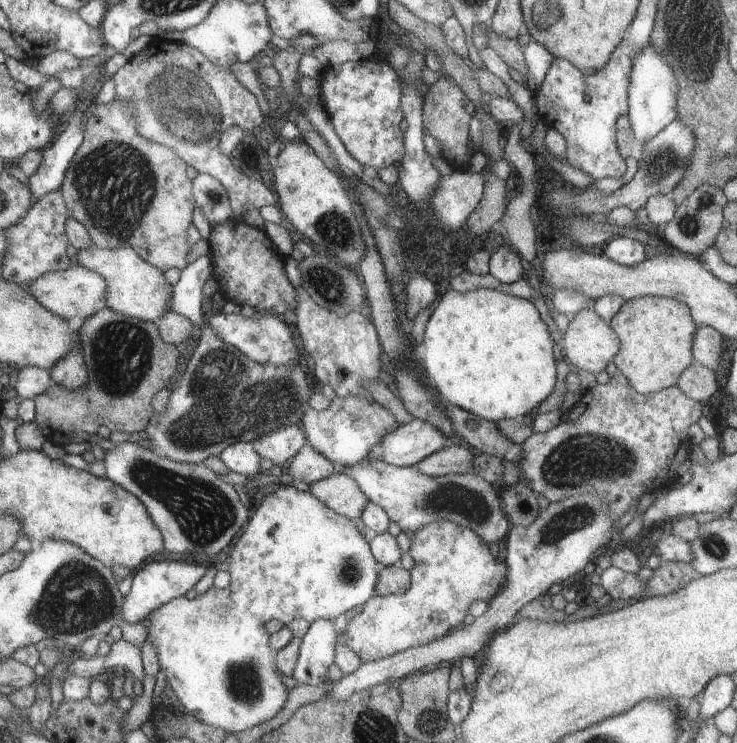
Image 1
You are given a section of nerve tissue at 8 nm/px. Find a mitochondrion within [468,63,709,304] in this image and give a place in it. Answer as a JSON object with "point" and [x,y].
{"point":[667,159]}

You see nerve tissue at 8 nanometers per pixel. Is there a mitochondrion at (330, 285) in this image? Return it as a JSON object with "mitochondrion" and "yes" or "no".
{"mitochondrion":"yes"}

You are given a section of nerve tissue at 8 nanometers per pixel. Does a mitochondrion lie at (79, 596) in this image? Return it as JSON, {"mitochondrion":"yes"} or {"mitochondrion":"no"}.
{"mitochondrion":"yes"}

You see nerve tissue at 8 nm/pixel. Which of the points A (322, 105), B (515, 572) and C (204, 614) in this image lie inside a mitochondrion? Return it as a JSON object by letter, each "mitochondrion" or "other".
{"A":"other","B":"other","C":"other"}

